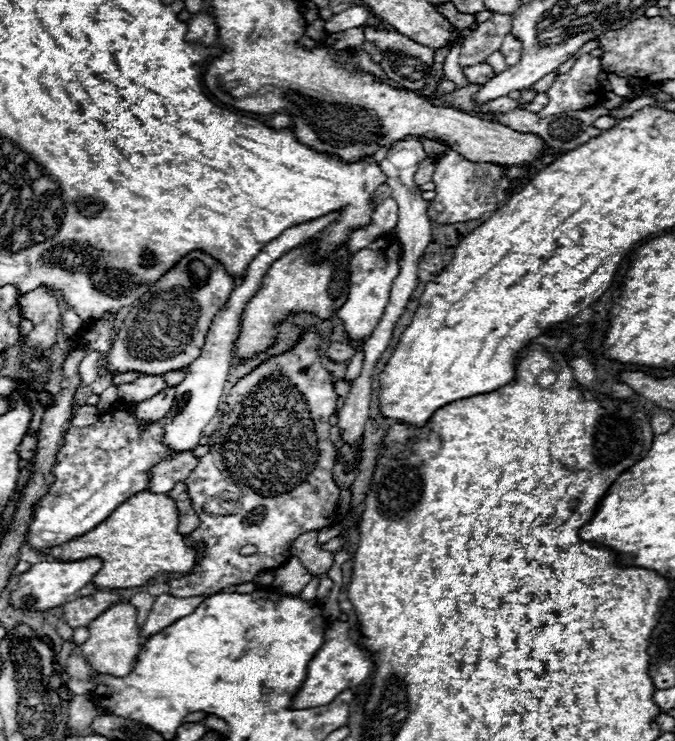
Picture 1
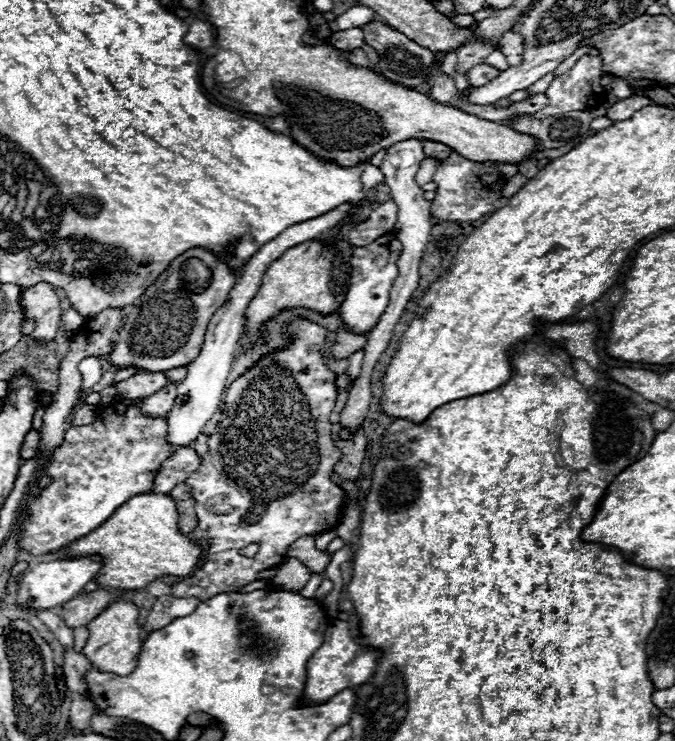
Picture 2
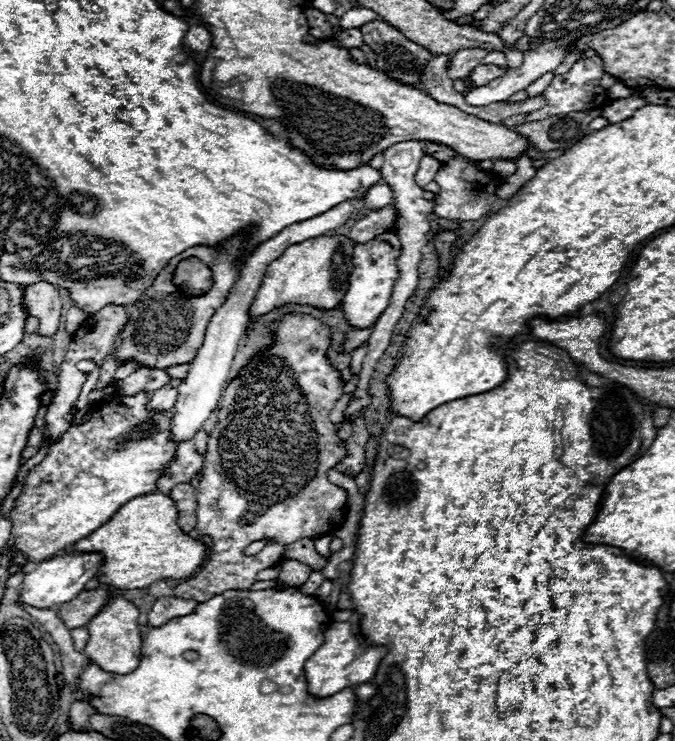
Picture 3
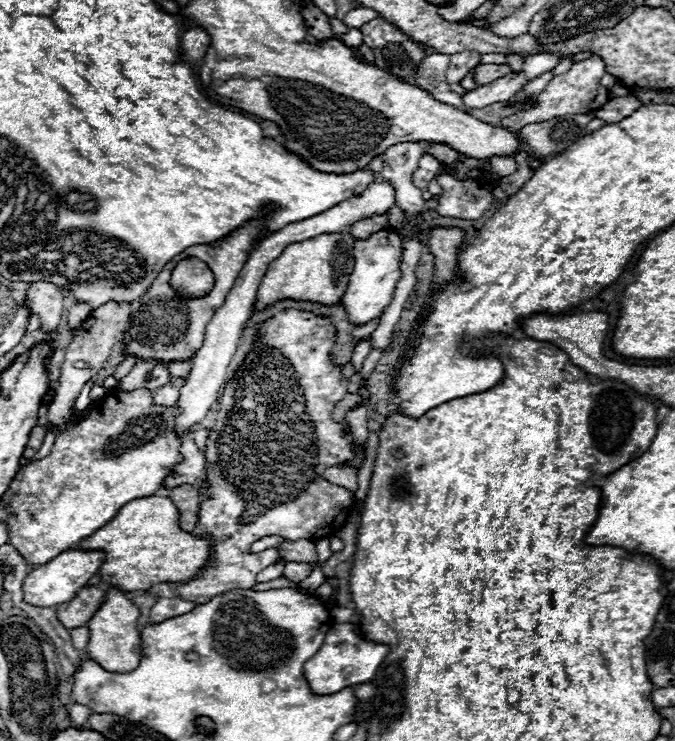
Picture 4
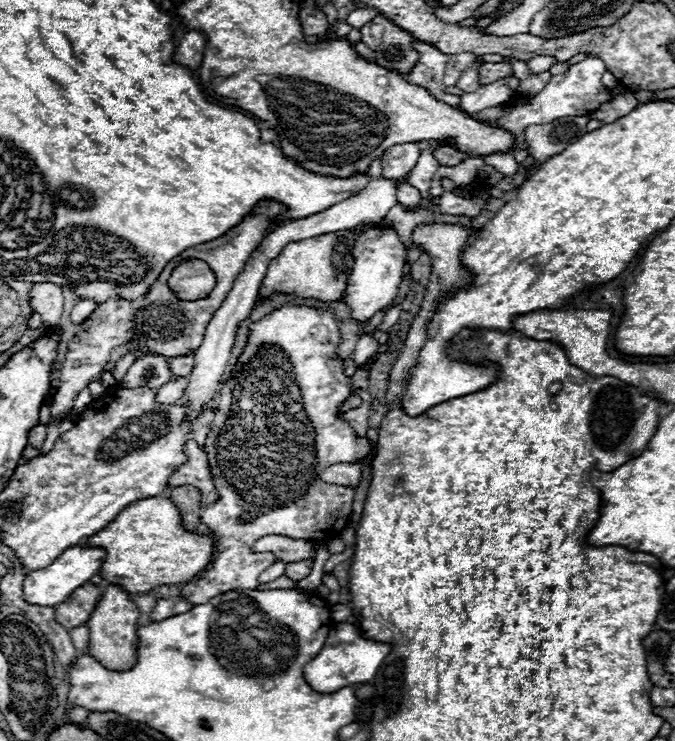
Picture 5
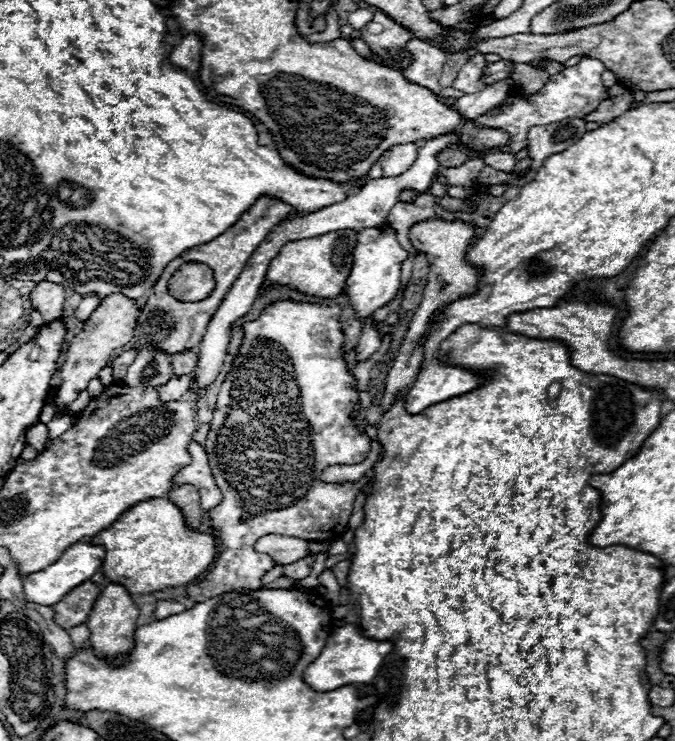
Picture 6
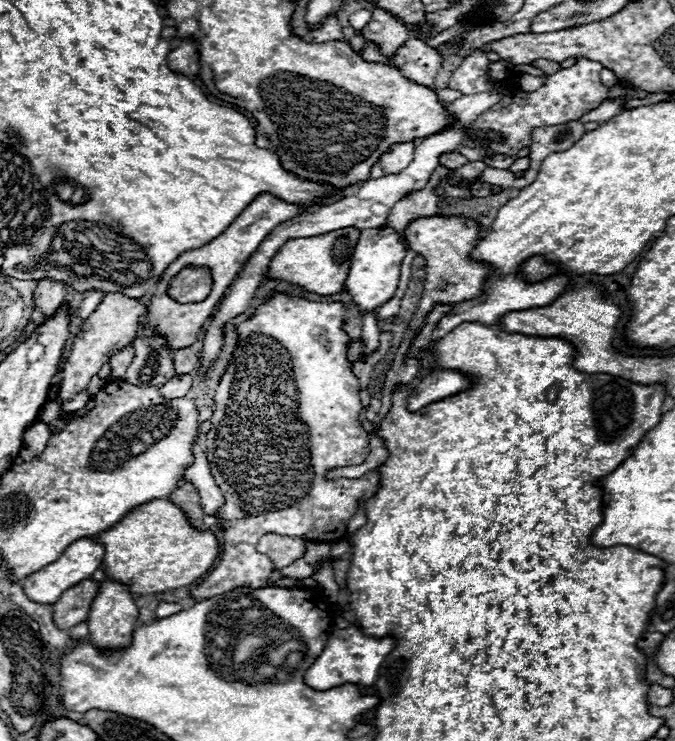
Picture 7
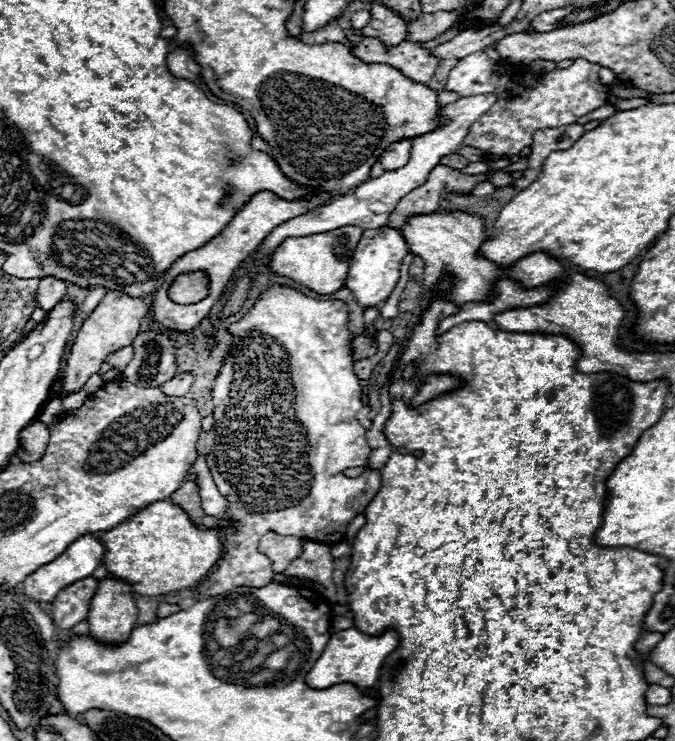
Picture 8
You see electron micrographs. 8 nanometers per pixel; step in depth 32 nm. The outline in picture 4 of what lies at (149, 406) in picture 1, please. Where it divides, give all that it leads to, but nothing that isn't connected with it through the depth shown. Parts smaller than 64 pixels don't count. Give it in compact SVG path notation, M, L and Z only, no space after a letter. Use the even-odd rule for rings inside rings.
M172 378L172 382L168 382L166 386L162 386L160 390L154 392L154 404L160 406L174 406L180 398L180 388L184 386L186 378Z

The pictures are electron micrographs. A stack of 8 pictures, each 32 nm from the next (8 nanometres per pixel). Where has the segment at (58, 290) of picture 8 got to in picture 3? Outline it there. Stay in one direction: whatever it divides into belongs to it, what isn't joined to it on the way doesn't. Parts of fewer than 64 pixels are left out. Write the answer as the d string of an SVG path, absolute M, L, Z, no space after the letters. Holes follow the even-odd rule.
M36 282L24 292L24 306L30 316L40 320L38 332L44 336L54 336L62 316L62 298L58 288L50 282Z

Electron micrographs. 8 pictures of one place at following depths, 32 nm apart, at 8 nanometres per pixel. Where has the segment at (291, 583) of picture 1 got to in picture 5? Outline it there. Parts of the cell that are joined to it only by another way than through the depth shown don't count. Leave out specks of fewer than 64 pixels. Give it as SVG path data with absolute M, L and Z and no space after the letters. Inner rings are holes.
M302 560L302 562L292 562L292 564L286 564L286 576L292 578L292 580L302 580L310 574L312 570L312 560Z

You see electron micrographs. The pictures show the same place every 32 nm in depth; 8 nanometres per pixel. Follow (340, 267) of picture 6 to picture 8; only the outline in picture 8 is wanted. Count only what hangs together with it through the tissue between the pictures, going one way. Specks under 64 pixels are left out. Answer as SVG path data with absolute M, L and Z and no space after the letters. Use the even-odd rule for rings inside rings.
M342 226L340 230L330 230L328 234L312 234L312 236L300 236L300 238L286 238L278 248L276 254L270 258L270 268L286 278L292 278L306 288L318 292L318 294L330 294L344 286L348 266L352 260L352 254L360 242L364 230L358 226Z

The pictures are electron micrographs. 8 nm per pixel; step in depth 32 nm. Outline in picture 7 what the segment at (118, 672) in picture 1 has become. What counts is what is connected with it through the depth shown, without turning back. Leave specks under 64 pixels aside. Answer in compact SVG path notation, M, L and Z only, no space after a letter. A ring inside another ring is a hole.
M106 580L100 584L100 590L90 606L90 614L86 620L88 628L90 628L90 640L100 648L110 648L110 650L124 648L132 640L132 632L136 628L136 618L138 618L138 608L134 604L130 588L126 584Z

